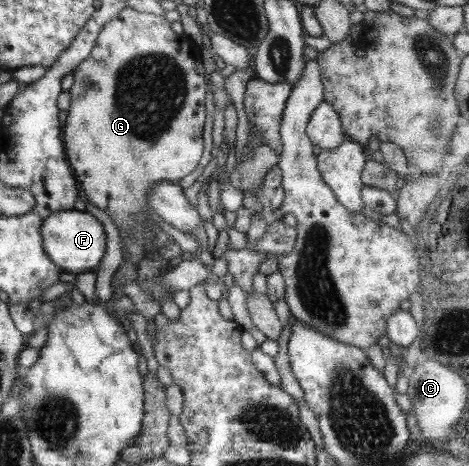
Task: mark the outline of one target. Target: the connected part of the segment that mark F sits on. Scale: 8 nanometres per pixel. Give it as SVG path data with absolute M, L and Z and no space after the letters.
M77 209L56 211L43 220L43 249L51 257L54 265L64 272L80 275L82 272L94 271L94 266L102 262L106 250L106 235L103 223L86 211Z

